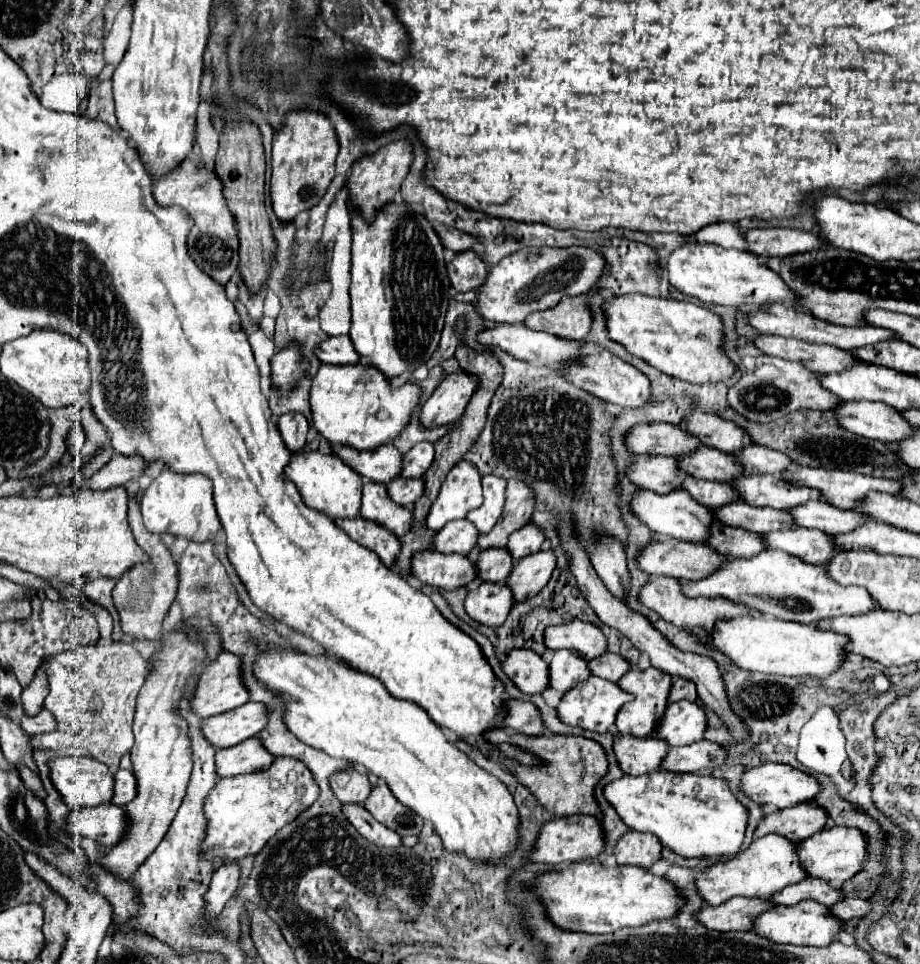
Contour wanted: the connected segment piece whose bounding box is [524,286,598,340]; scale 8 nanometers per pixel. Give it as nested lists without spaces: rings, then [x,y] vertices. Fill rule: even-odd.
[[[598,286],[590,288],[586,294],[578,294],[574,298],[562,298],[558,306],[534,312],[530,318],[526,318],[526,326],[530,330],[544,330],[550,334],[558,334],[562,338],[570,340],[582,340],[590,328],[592,328],[592,310],[590,310],[590,298],[598,294]]]

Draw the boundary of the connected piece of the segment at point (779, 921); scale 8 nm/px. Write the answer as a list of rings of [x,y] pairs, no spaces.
[[[798,902],[796,906],[776,906],[776,908],[764,912],[756,920],[754,932],[770,938],[772,942],[780,942],[780,944],[828,946],[830,942],[834,942],[836,934],[842,932],[844,922],[838,922],[838,918],[830,918],[830,914],[826,914],[826,910],[828,910],[828,906],[822,906],[820,902]]]

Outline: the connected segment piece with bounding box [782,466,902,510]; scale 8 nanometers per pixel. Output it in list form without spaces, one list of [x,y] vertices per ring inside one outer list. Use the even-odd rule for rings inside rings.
[[[794,466],[790,472],[782,474],[782,478],[786,478],[788,482],[792,482],[794,486],[816,488],[816,490],[822,492],[822,496],[824,496],[830,504],[834,504],[836,508],[846,508],[846,510],[858,506],[858,502],[862,502],[862,498],[866,498],[866,494],[870,494],[870,490],[874,490],[874,492],[888,492],[888,494],[900,494],[900,492],[902,492],[902,482],[900,482],[900,480],[864,476],[864,474],[858,474],[858,472],[844,472],[844,470],[826,470],[826,468]]]

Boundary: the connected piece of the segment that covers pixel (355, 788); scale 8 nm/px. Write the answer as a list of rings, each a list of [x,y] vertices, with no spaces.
[[[352,770],[350,772],[350,780],[346,786],[338,786],[332,778],[330,782],[336,798],[342,802],[342,804],[364,804],[366,802],[366,796],[370,796],[370,790],[372,790],[372,784],[368,782],[368,776],[358,772],[358,770]]]

